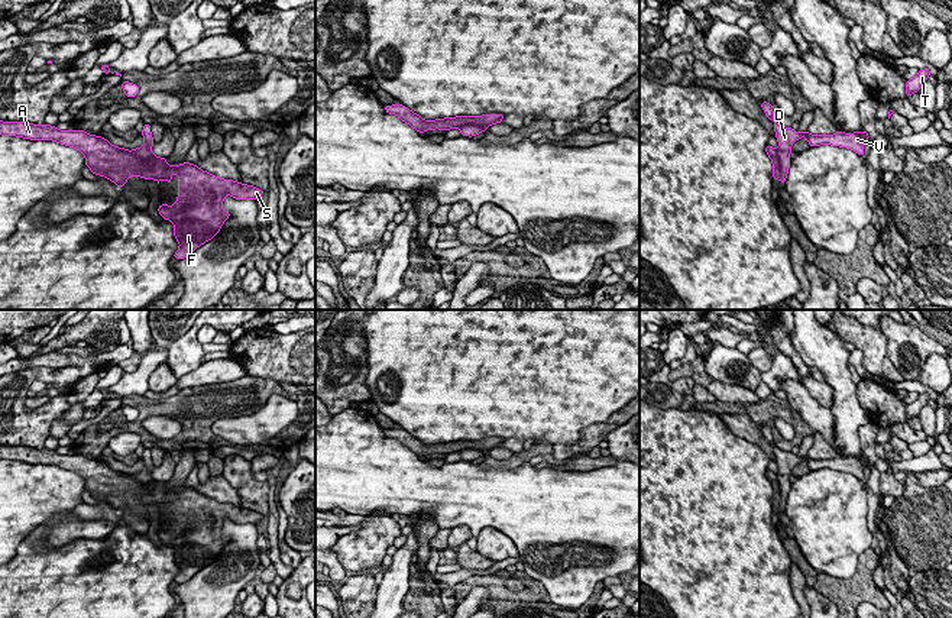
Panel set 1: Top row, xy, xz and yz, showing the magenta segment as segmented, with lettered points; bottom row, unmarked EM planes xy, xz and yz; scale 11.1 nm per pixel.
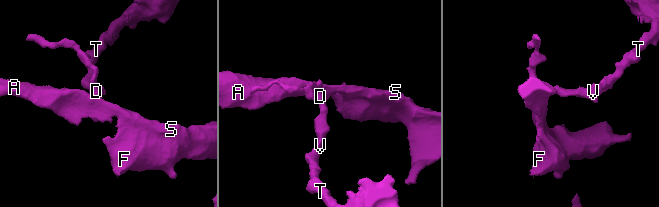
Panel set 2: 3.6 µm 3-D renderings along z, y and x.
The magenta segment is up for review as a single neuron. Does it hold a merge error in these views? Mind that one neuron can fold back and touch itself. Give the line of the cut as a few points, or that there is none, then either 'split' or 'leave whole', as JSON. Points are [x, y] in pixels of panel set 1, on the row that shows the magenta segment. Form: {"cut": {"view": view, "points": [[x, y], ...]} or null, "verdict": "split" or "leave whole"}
{"cut": {"view": "yz", "points": [[776, 151], [779, 178]]}, "verdict": "split"}

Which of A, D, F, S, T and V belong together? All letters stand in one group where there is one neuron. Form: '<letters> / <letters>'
A F S / D T V

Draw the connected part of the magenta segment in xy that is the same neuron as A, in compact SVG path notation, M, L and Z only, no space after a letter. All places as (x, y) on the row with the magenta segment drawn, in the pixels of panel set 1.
M0 120L0 135L54 140L75 148L85 156L85 166L93 174L109 178L119 188L127 182L129 177L136 175L156 179L158 184L161 179L171 184L171 175L175 174L179 178L178 198L174 206L159 206L158 211L165 220L174 223L174 236L179 243L174 258L178 261L190 256L218 233L230 217L230 213L223 210L226 195L236 200L259 200L265 192L247 184L218 178L190 162L172 166L166 164L166 158L155 155L150 159L142 159L132 151L113 146L107 139L84 130L59 130L49 124Z

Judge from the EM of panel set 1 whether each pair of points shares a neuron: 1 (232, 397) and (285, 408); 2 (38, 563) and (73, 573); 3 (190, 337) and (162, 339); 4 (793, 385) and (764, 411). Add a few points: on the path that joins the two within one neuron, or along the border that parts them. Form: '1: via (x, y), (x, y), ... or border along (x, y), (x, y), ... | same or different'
1: border along (295, 400), (272, 394), (253, 413) | different
2: via (47, 572), (64, 573) | same
3: border along (193, 324), (167, 348) | different
4: border along (786, 400), (808, 426) | different

